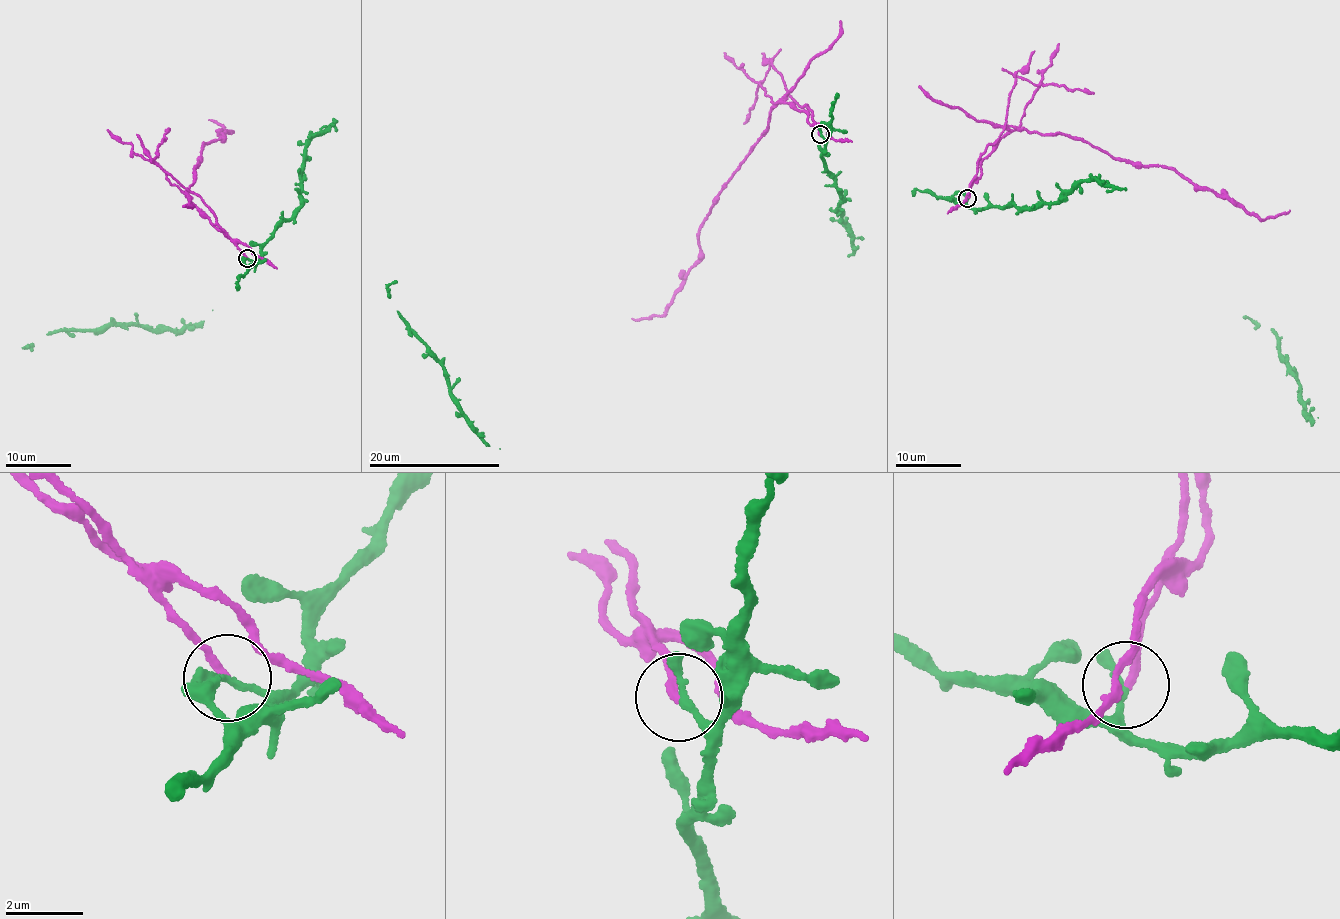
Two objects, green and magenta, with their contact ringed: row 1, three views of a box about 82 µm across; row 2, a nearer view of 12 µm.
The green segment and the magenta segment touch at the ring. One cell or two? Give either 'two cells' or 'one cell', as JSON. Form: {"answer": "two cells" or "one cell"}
{"answer": "two cells"}

